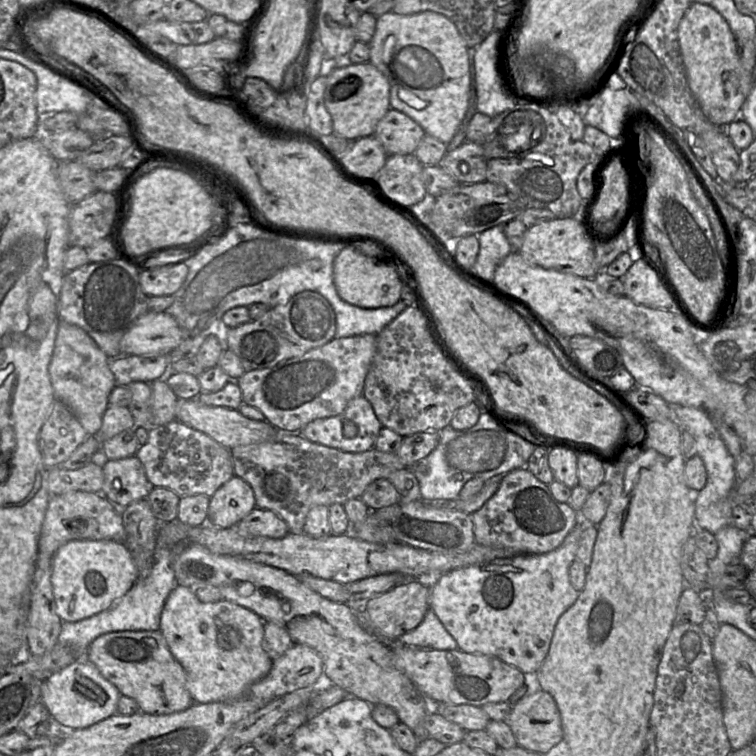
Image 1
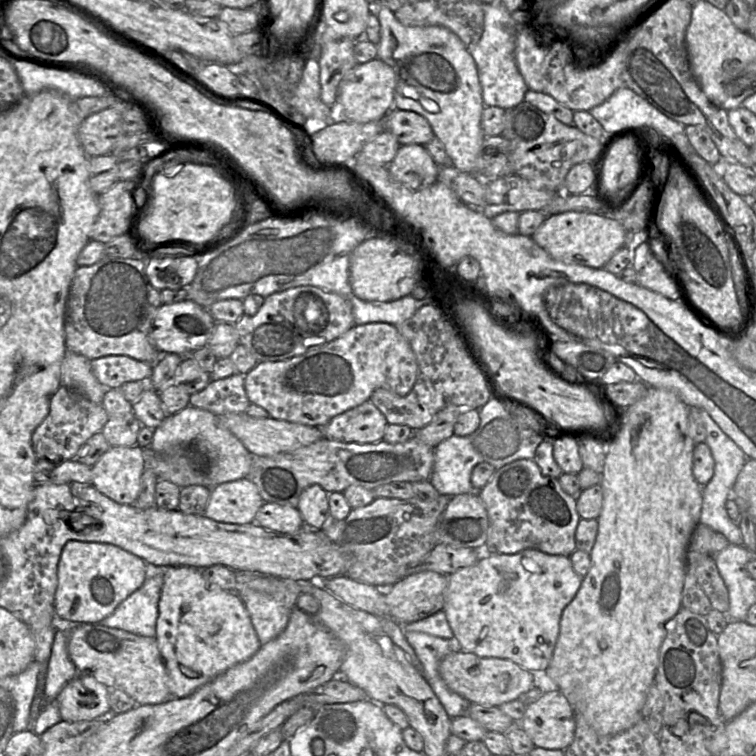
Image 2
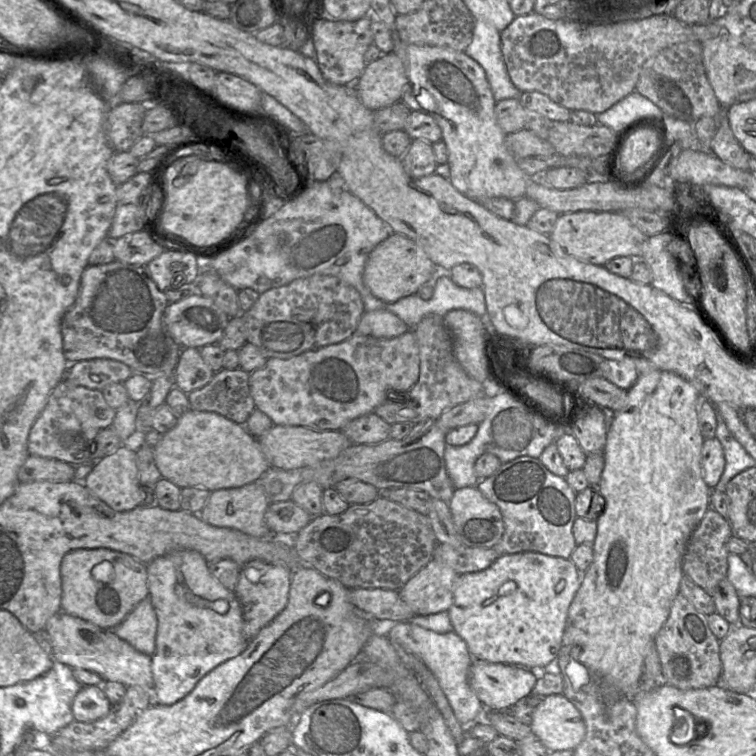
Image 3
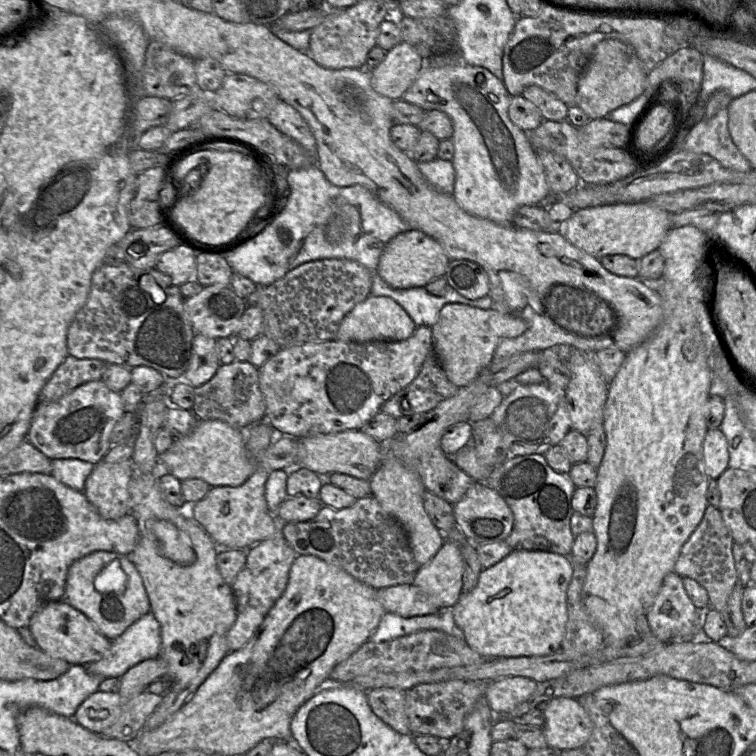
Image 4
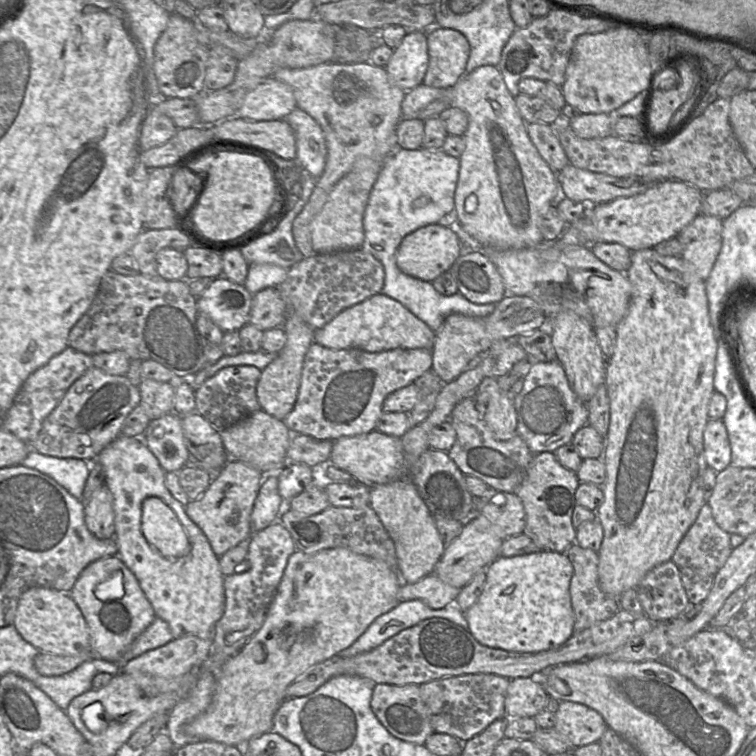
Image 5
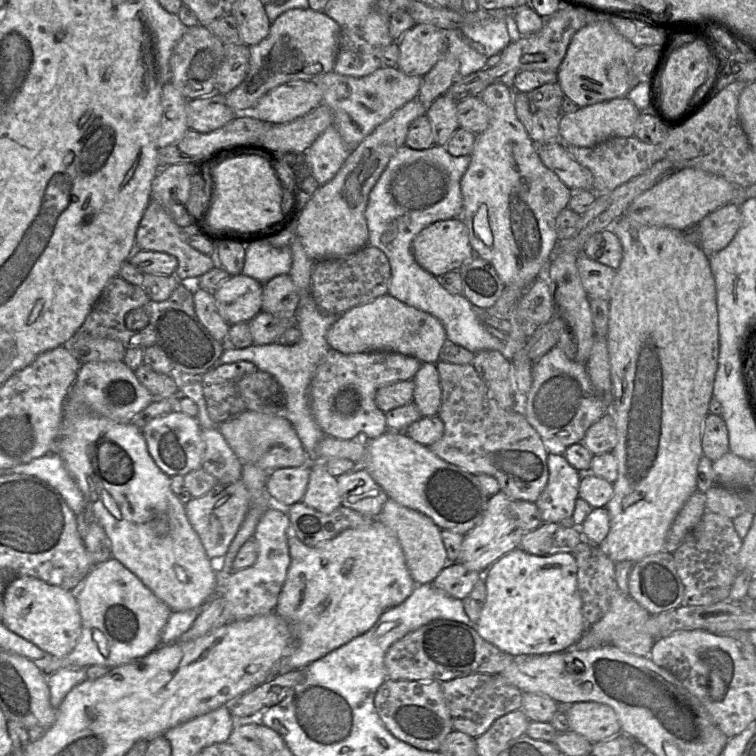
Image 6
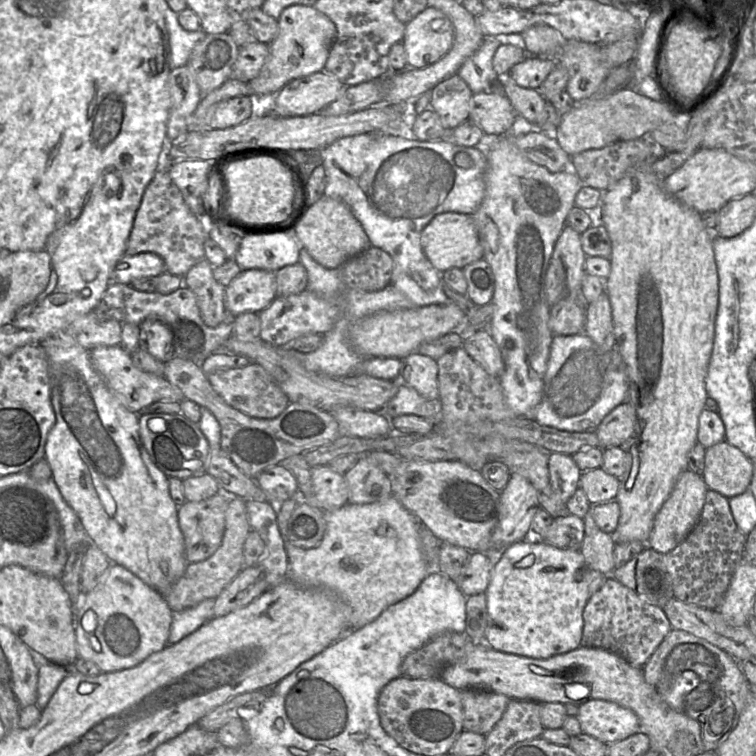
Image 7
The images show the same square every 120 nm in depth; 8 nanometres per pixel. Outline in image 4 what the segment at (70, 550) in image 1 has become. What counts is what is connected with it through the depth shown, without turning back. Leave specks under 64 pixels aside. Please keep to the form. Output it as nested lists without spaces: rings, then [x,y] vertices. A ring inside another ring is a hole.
[[[109,551],[92,552],[71,564],[64,600],[82,612],[111,641],[150,612],[141,575],[133,562],[126,555]]]

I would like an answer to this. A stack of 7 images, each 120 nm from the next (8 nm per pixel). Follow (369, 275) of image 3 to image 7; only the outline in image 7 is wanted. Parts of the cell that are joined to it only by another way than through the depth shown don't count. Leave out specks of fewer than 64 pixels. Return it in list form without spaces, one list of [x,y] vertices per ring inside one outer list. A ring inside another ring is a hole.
[[[446,212],[435,216],[421,232],[421,246],[430,263],[439,272],[465,266],[483,259],[484,250],[471,215]]]

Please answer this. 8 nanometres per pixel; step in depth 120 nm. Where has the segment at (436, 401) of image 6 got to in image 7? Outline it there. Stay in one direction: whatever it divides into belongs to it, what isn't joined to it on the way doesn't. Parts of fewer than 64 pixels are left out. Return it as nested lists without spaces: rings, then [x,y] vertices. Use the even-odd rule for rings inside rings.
[[[418,353],[407,356],[399,379],[426,399],[439,399],[438,364],[431,357]]]

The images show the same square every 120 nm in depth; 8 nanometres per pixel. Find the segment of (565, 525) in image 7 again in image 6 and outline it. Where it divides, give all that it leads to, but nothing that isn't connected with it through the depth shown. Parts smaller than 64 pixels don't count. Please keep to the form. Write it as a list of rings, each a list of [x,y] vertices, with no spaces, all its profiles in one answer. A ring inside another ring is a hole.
[[[543,523],[538,528],[526,531],[518,548],[527,553],[547,556],[572,551],[585,540],[578,526],[560,523]]]

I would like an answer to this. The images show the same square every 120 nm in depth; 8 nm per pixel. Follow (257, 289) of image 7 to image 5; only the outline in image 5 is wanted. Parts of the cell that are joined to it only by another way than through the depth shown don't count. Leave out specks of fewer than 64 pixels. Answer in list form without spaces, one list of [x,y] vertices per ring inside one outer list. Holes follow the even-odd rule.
[[[220,276],[197,297],[197,311],[208,315],[223,332],[239,331],[248,323],[252,298],[244,285]]]

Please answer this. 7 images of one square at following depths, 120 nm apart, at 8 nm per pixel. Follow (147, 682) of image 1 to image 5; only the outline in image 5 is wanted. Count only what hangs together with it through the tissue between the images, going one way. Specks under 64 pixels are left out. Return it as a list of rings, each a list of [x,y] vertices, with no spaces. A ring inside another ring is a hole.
[[[46,587],[29,588],[19,599],[13,625],[24,640],[41,652],[75,656],[87,650],[90,645],[87,623],[70,592]]]

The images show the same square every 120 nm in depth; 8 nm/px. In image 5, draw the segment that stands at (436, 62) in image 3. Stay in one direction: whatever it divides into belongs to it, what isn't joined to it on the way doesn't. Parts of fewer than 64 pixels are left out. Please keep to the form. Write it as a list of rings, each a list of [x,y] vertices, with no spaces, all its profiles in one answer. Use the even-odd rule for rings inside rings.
[[[498,66],[478,67],[448,88],[434,88],[421,83],[408,90],[402,101],[402,118],[416,118],[421,109],[435,100],[442,100],[449,107],[459,108],[468,116],[468,127],[462,135],[465,150],[459,158],[459,178],[454,195],[456,226],[470,236],[478,249],[520,250],[540,246],[544,241],[540,231],[541,218],[559,195],[557,174],[532,144],[527,133],[527,124],[521,117],[515,97],[508,91]]]

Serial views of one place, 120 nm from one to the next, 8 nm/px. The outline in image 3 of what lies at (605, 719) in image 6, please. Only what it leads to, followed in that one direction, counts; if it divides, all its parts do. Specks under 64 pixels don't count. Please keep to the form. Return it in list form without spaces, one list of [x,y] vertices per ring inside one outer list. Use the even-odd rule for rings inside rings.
[[[563,694],[544,698],[534,709],[530,728],[549,752],[574,750],[586,735],[581,713]]]

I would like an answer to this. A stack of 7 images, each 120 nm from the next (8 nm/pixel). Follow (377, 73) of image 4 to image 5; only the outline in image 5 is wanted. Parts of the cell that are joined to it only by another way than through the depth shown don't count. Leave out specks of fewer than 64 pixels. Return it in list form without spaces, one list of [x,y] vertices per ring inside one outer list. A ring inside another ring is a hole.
[[[408,31],[385,66],[392,83],[404,91],[424,80],[429,63],[427,35],[427,31]]]

